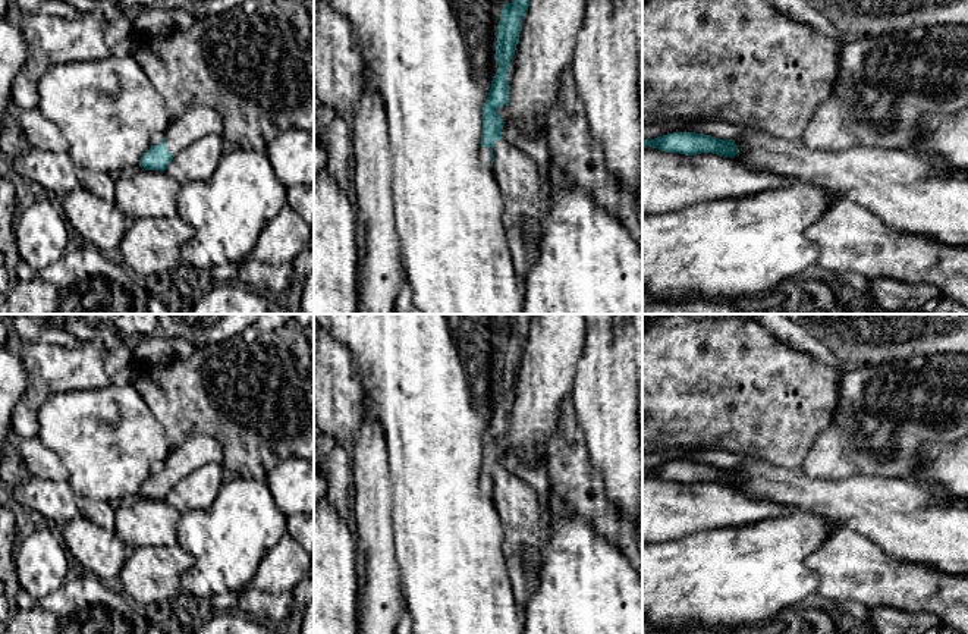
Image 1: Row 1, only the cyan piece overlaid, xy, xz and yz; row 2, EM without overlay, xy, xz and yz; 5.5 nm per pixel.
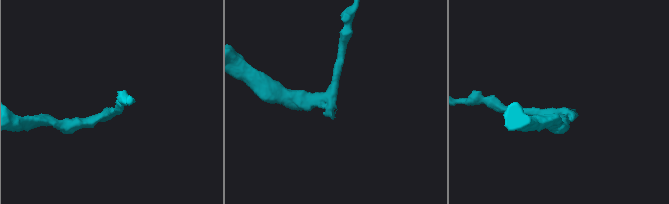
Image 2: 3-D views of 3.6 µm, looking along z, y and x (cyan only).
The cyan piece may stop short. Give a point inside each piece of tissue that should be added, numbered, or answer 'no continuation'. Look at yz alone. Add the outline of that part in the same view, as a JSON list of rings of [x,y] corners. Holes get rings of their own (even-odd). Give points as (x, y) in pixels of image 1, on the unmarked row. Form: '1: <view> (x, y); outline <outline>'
no continuation

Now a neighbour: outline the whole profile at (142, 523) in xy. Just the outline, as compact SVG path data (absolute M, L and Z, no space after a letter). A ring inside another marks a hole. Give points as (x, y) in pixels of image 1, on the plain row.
M123 500L114 509L113 531L131 549L173 546L180 517L166 500Z

